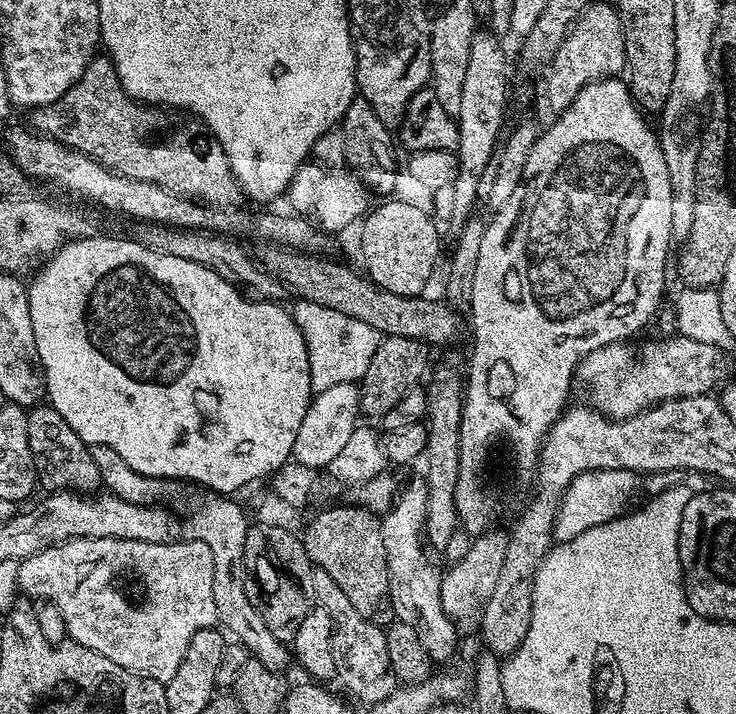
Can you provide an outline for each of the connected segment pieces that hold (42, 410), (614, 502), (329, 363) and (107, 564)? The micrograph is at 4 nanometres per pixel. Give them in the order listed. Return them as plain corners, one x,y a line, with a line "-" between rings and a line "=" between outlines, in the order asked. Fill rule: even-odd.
50,406
37,407
28,416
28,433
32,443
32,452
36,455
39,475
43,479
45,476
53,484
53,489
75,494
92,494
97,491
96,487
101,487
100,467
92,457
91,447
84,444
82,438
78,438
78,434
70,426
70,422
66,422
66,418
62,418
62,414
58,414
58,410
54,410
=
621,469
579,471
575,476
563,493
565,496
550,528
550,536
555,543
572,541
586,529
616,519
623,513
623,506
638,480
637,473
=
307,302
297,303
291,309
291,314
302,330
308,346
312,386
317,393
324,392
328,387
338,386
339,383
359,381
359,376
364,376
367,372
369,375
382,344
381,337
370,325
326,306
=
77,538
65,540
54,544
50,548
44,548
36,556
23,561
19,565
19,587
25,588
32,596
41,596
44,600
53,600
58,611
64,615
64,624
68,627
67,635
75,640
77,644
85,644
98,654
110,658
110,662
118,662
131,672
137,672
139,676
149,676
152,680
167,682
178,674
179,667
186,658
188,648
192,639
200,632
208,628
216,628
220,619
220,611
216,605
216,594
218,591
218,573
216,570
217,557
209,544
200,540
189,539
187,542
174,544
151,544
150,542
134,542
133,540
94,540
91,538

